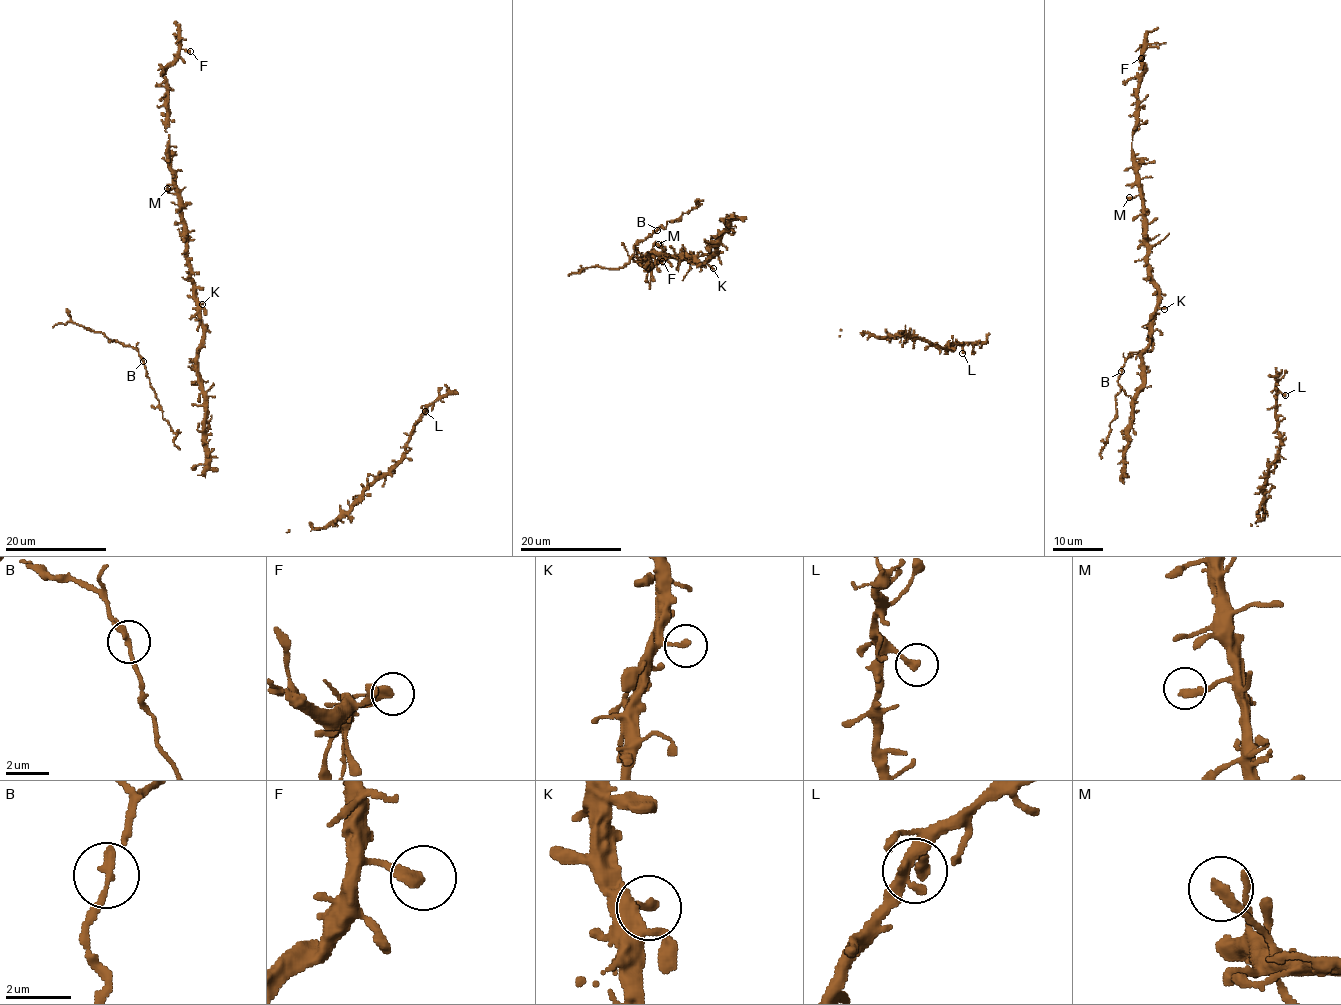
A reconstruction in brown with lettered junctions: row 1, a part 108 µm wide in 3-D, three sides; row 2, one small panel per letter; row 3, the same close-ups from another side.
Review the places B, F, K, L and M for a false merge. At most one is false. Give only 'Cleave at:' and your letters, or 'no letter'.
Cleave at: no letter

